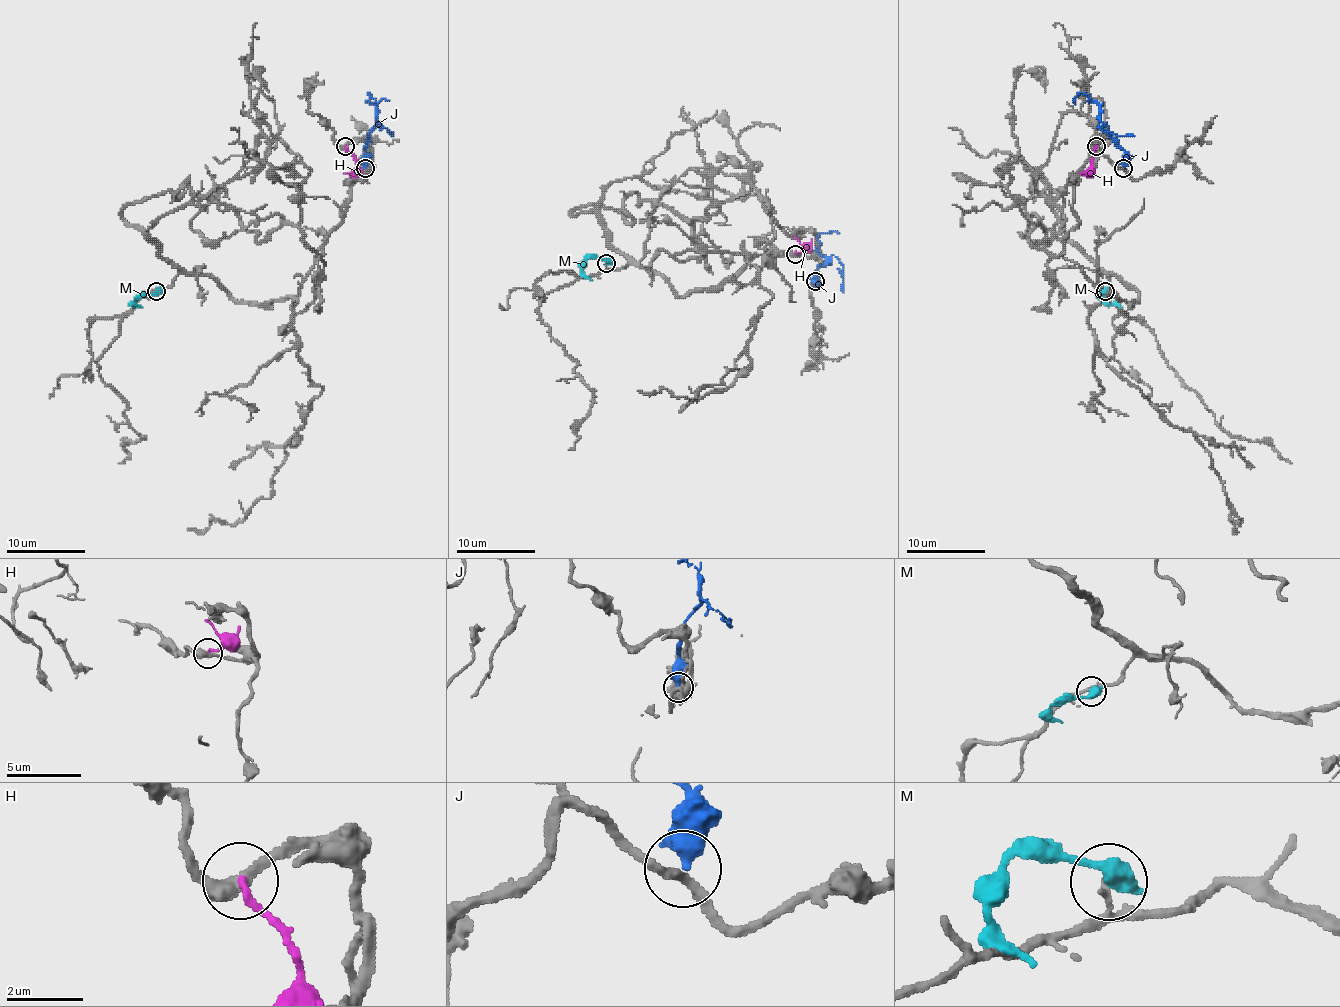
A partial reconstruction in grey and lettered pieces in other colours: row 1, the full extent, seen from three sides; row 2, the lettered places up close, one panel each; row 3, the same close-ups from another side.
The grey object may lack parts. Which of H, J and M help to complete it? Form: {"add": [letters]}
{"add": []}

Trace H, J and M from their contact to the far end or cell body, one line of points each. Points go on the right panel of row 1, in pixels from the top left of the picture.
H: (1096, 145), (1092, 165), (1084, 173), (1079, 173)
J: (1124, 167), (1126, 153), (1100, 120), (1100, 106), (1081, 92), (1075, 96), (1075, 102), (1073, 98), (1075, 100)
M: (1104, 291), (1100, 295), (1102, 301), (1122, 307)

